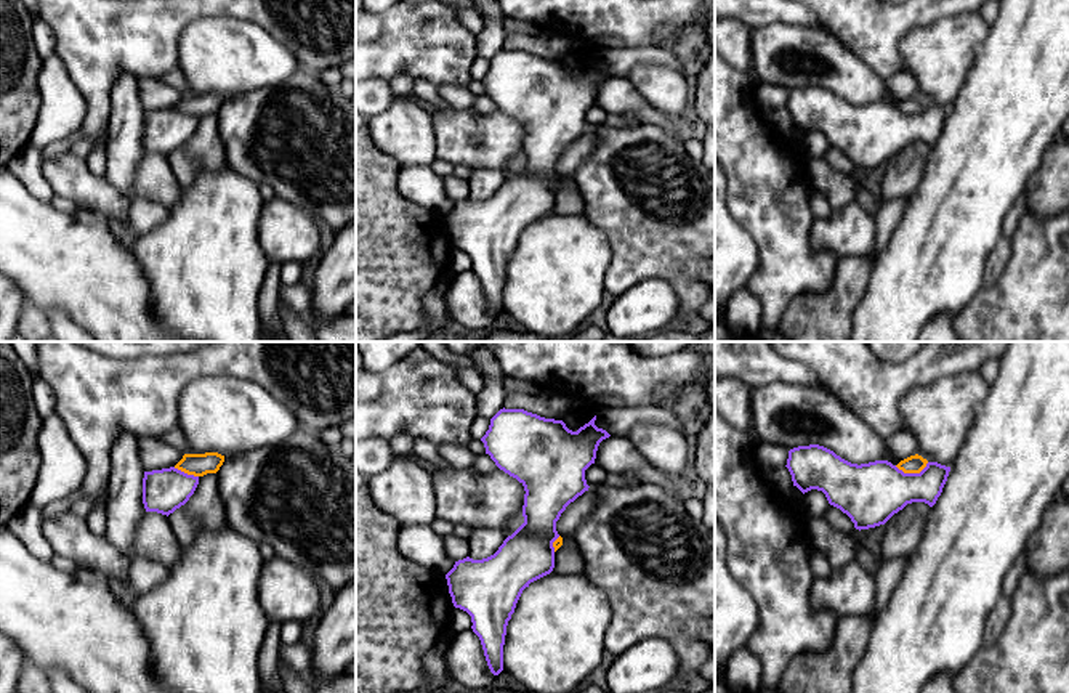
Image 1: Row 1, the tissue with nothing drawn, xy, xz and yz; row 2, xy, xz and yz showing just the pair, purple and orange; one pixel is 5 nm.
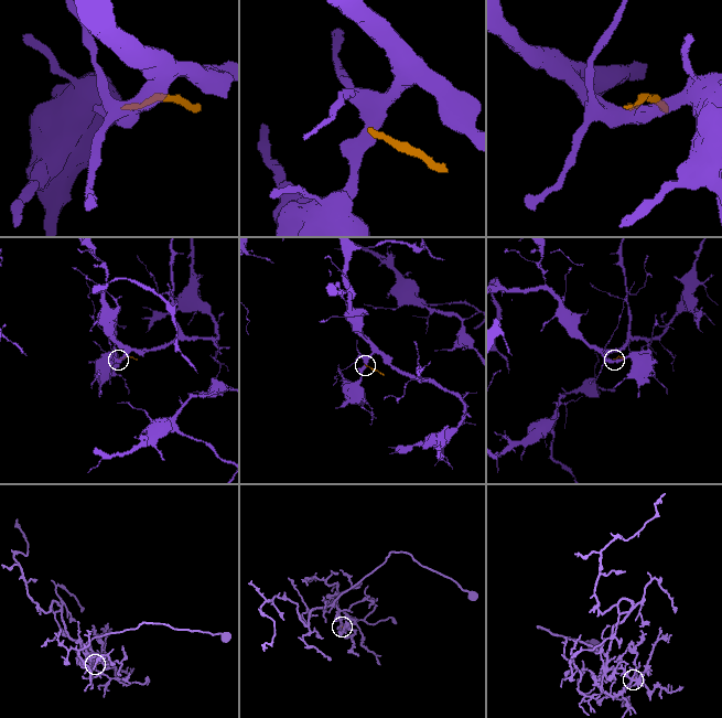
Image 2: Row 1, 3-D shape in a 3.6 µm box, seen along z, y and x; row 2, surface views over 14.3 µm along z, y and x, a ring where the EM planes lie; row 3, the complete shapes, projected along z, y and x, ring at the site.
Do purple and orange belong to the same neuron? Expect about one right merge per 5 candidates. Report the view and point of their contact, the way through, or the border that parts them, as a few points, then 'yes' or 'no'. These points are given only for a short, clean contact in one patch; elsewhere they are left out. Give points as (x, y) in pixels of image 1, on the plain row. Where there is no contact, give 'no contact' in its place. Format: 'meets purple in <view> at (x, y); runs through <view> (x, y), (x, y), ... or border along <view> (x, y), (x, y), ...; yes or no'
meets purple in yz at (911, 114); border along yz (928, 103), (919, 113), (903, 113), (895, 106); no

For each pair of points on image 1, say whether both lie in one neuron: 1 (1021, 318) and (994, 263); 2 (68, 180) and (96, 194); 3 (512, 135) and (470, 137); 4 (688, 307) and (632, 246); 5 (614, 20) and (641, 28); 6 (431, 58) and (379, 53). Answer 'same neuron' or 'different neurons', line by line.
1: different neurons
2: same neuron
3: same neuron
4: same neuron
5: same neuron
6: same neuron

